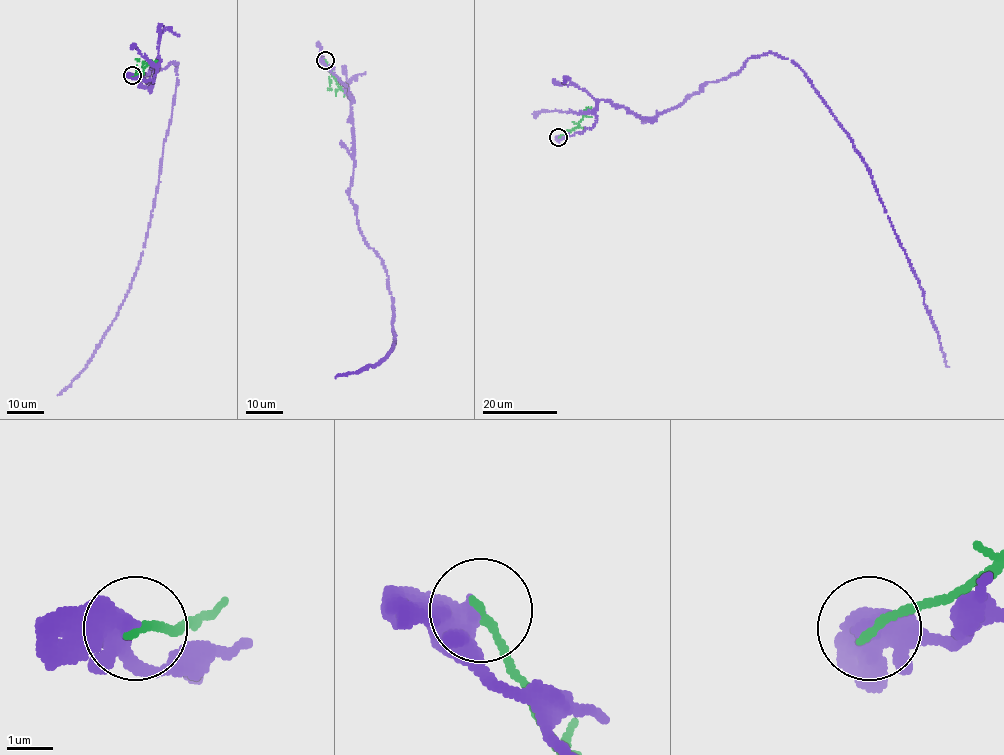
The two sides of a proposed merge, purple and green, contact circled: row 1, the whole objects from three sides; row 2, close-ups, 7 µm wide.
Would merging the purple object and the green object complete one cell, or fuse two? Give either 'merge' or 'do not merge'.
do not merge

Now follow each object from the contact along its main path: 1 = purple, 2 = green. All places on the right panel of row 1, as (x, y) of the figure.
1: (559, 136), (591, 128), (600, 100), (656, 118), (750, 58), (794, 61), (861, 157), (948, 367)
2: (559, 136), (576, 128), (586, 114), (582, 113)

